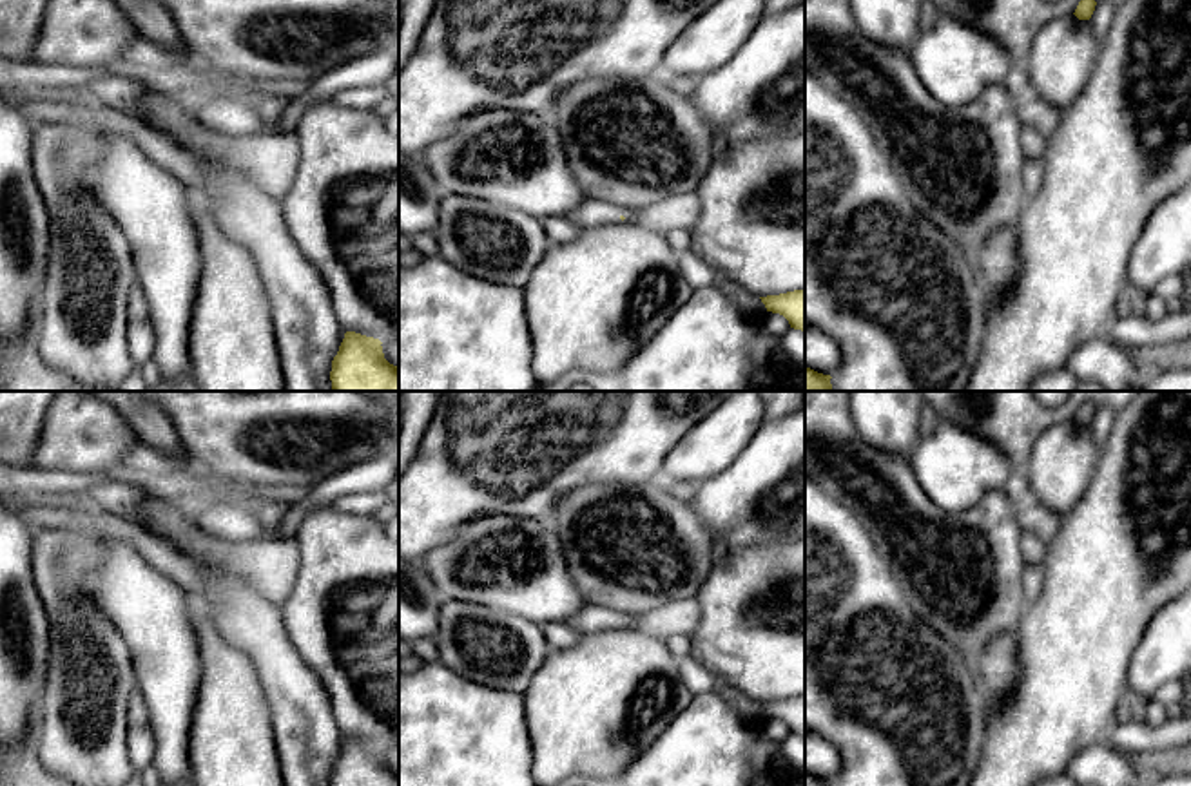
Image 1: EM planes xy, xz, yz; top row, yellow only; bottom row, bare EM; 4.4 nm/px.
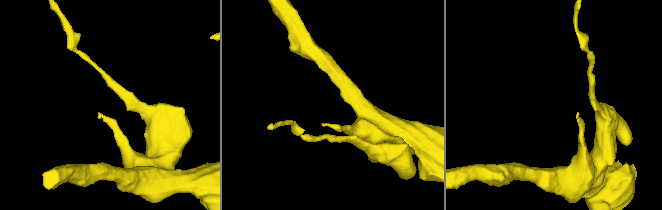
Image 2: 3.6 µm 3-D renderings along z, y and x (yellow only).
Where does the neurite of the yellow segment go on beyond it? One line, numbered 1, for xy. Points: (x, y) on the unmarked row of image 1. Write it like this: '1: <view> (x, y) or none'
1: none

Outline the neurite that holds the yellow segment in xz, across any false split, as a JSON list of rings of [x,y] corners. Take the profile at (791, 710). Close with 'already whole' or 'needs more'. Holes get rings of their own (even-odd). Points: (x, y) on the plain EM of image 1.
[[[805,695],[760,703],[767,717],[783,721],[790,733],[805,737]]]; already whole

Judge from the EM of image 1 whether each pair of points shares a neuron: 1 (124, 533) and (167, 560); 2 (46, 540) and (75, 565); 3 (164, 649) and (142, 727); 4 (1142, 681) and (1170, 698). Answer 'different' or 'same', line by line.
1: same
2: same
3: different
4: different

